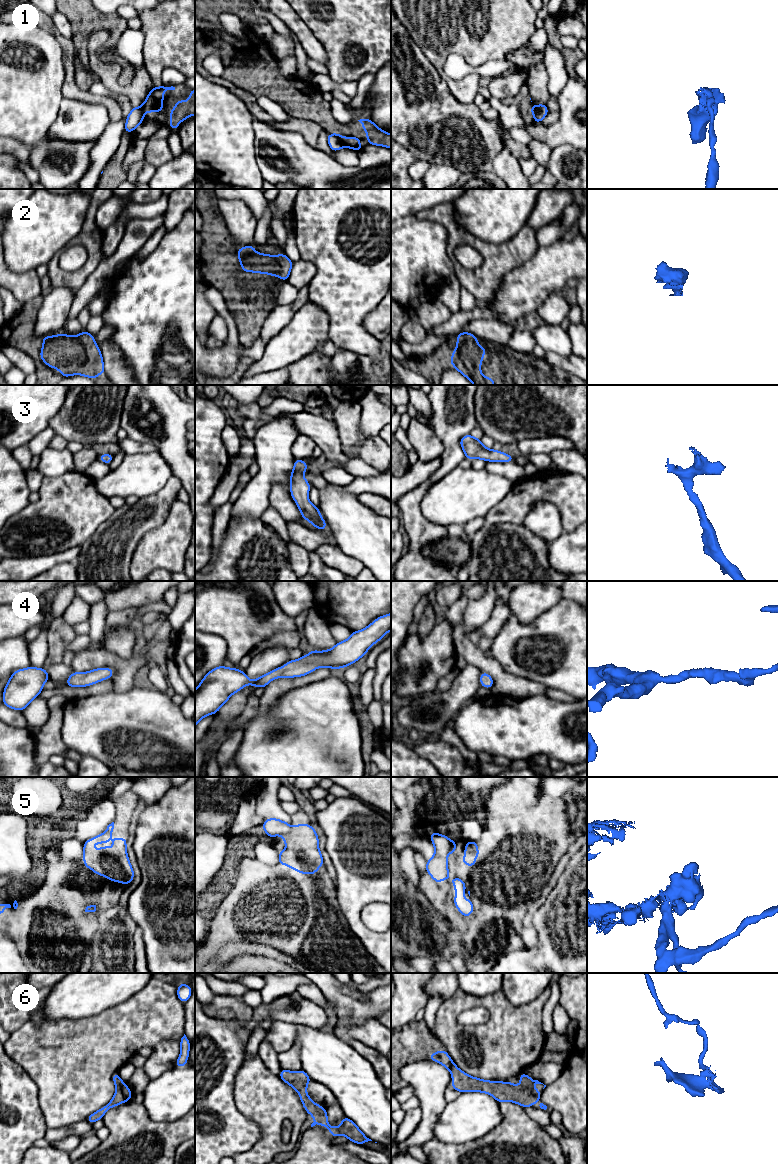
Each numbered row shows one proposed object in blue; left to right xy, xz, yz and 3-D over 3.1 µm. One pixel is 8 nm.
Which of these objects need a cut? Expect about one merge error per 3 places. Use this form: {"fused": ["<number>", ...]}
{"fused": ["1", "5"]}

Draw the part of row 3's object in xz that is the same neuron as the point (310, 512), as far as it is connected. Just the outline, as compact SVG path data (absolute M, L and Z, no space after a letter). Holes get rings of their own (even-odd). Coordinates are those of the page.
M294 460L294 468L289 480L291 496L299 508L302 518L312 523L315 529L325 530L327 523L321 517L318 507L313 505L307 497L311 486L303 477L303 473L308 469L306 461Z

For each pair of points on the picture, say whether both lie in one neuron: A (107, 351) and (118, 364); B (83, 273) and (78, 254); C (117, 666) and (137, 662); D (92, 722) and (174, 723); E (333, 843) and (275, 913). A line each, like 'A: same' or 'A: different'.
A: same
B: different
C: same
D: same
E: different

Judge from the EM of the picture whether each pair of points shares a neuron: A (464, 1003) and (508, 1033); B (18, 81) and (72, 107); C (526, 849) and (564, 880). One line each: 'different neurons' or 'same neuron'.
A: same neuron
B: different neurons
C: different neurons

